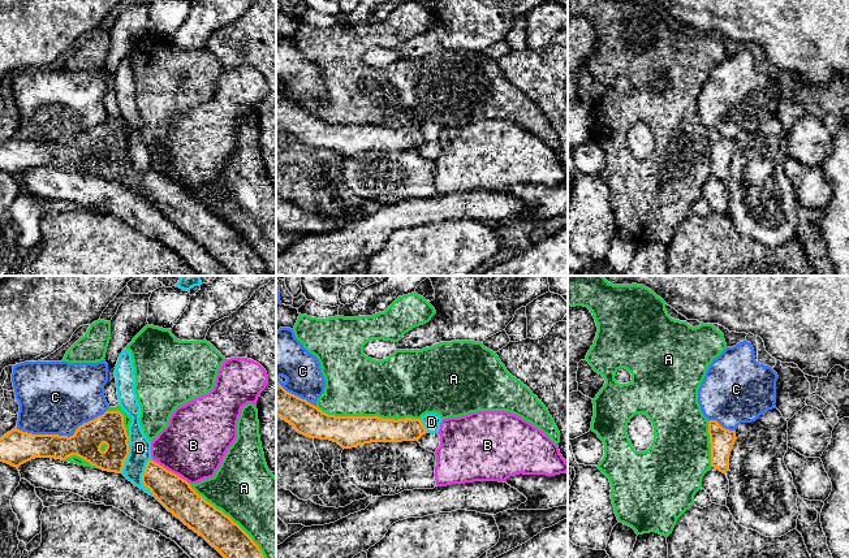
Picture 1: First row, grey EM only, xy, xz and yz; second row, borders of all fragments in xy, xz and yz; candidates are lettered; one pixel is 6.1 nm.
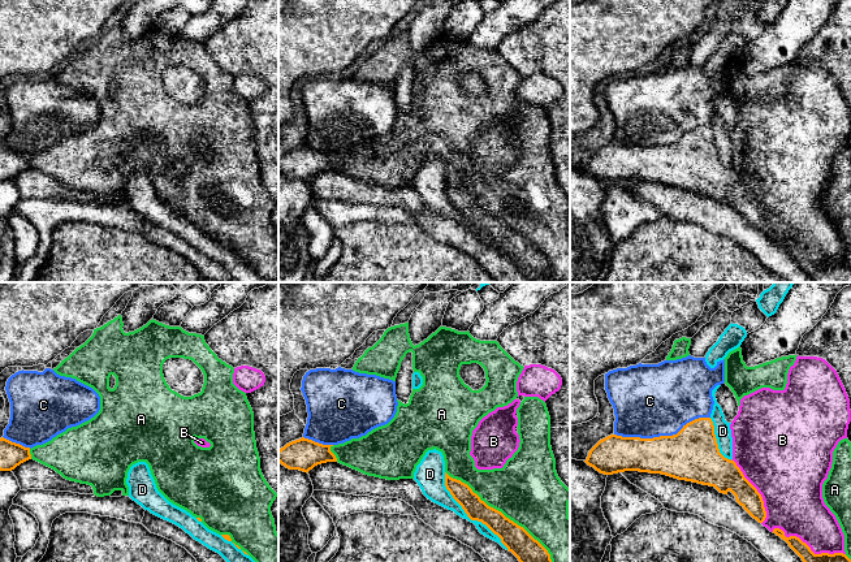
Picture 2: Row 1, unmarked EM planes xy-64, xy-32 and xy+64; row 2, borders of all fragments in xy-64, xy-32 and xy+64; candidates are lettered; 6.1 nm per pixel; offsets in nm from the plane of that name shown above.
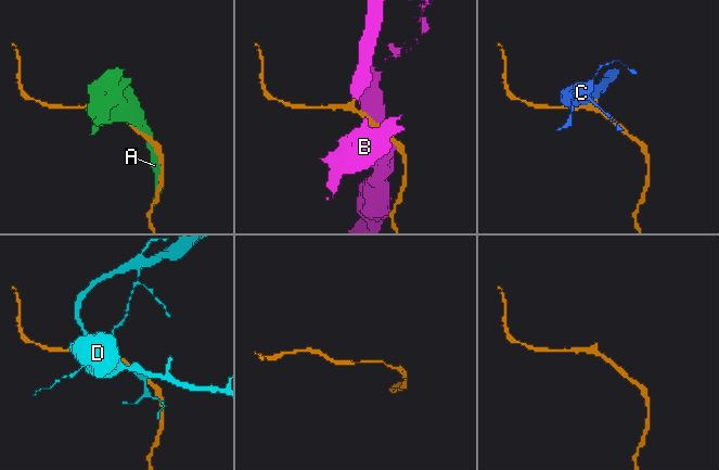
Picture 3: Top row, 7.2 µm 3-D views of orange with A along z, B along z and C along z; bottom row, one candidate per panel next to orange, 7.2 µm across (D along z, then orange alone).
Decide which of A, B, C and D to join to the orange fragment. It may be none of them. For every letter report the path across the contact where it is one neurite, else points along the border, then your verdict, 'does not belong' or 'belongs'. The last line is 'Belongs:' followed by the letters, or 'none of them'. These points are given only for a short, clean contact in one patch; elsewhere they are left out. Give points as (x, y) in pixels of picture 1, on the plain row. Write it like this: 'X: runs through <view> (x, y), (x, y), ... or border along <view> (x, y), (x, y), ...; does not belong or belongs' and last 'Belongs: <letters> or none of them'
A: does not belong
B: does not belong
C: does not belong
D: does not belong
Belongs: none of them

